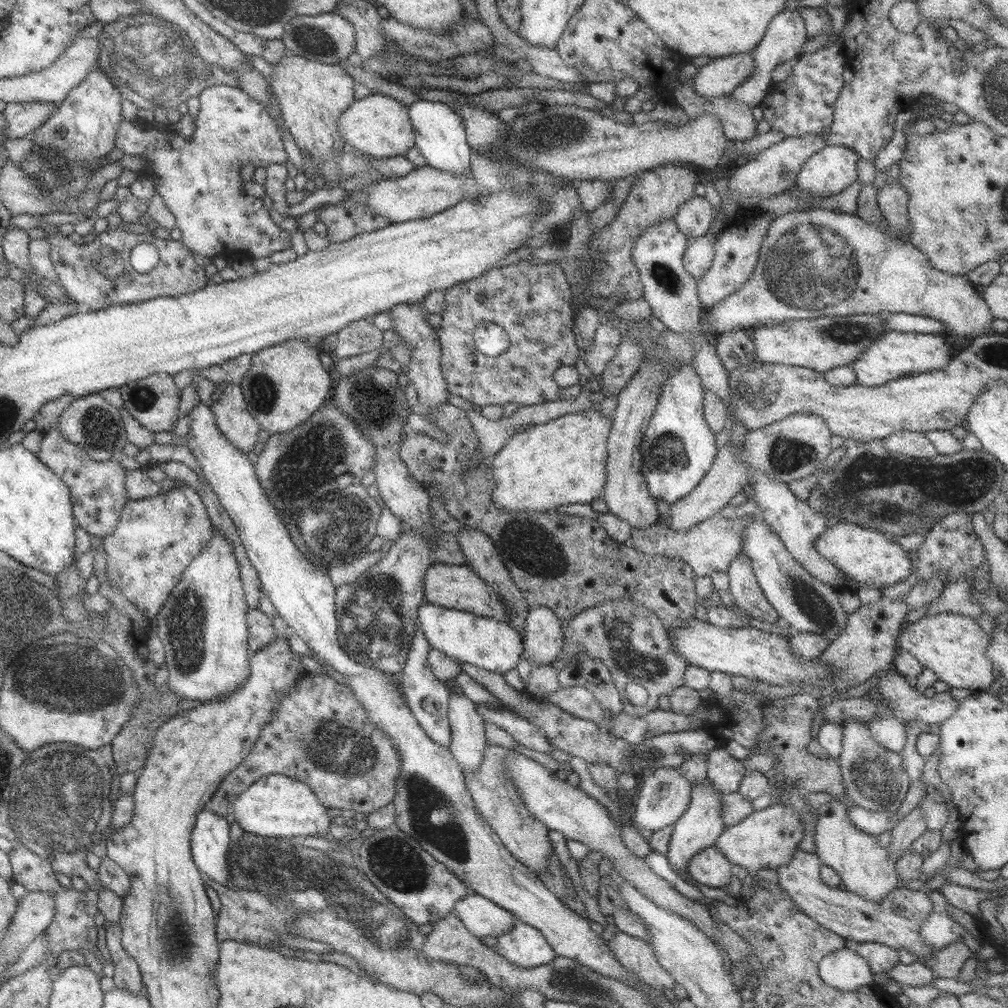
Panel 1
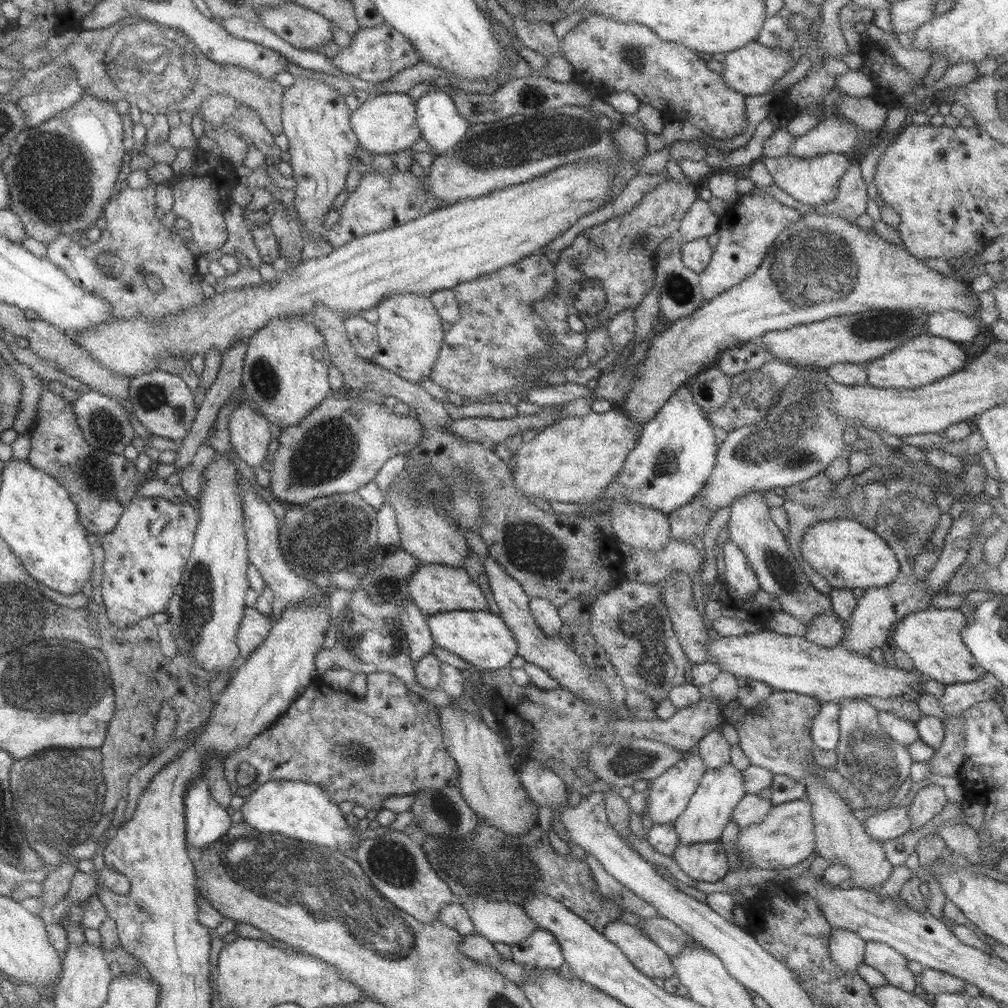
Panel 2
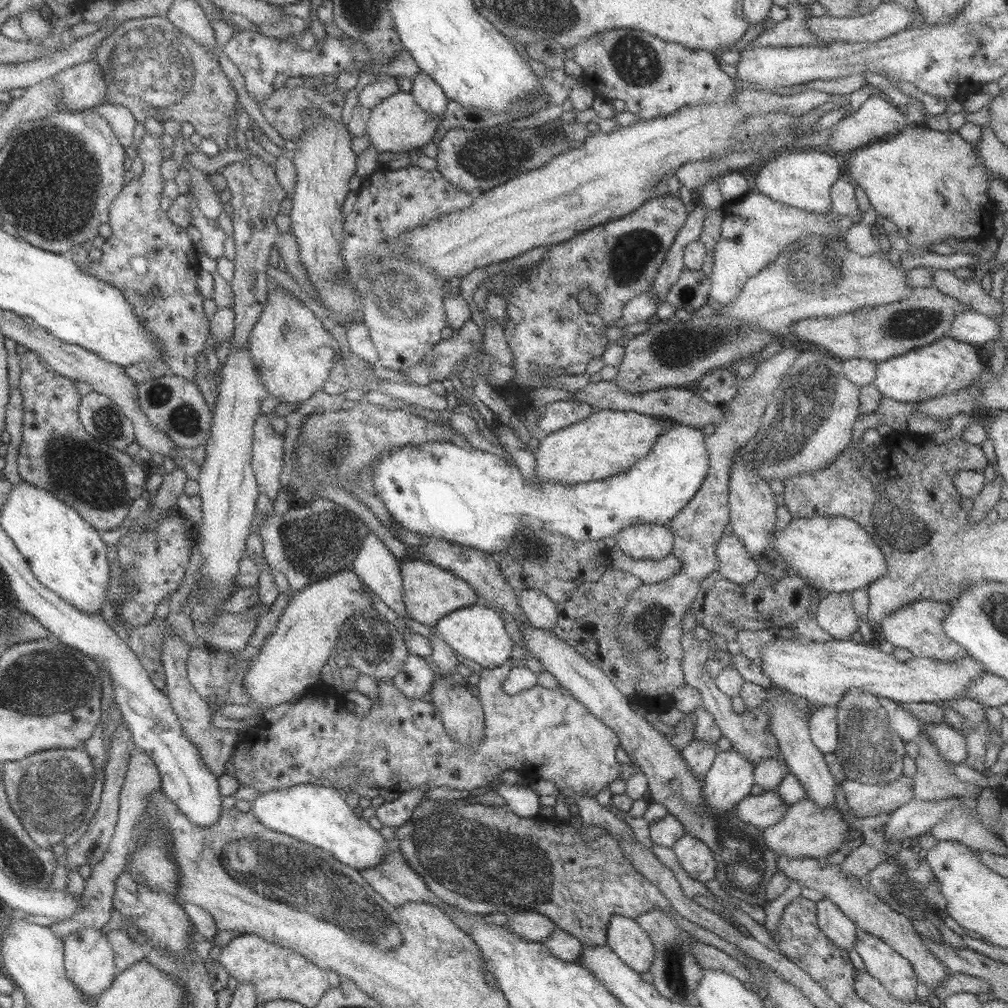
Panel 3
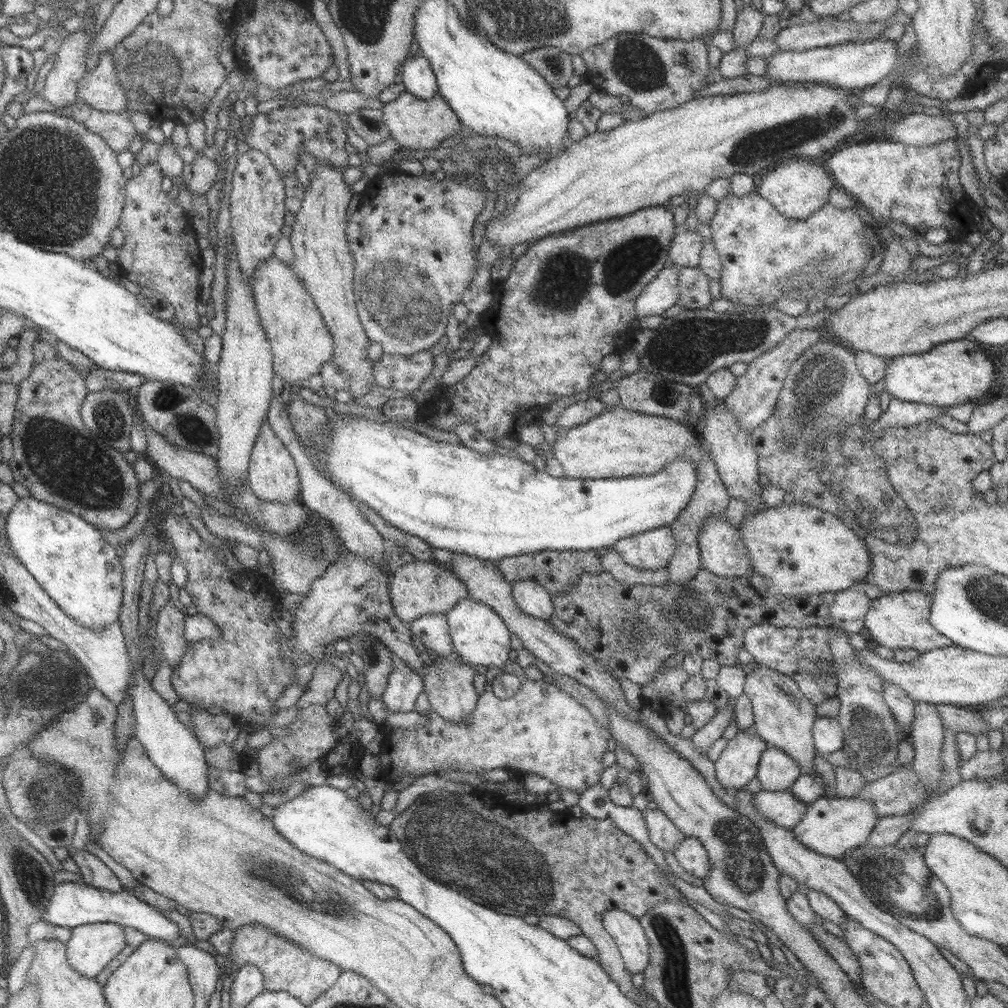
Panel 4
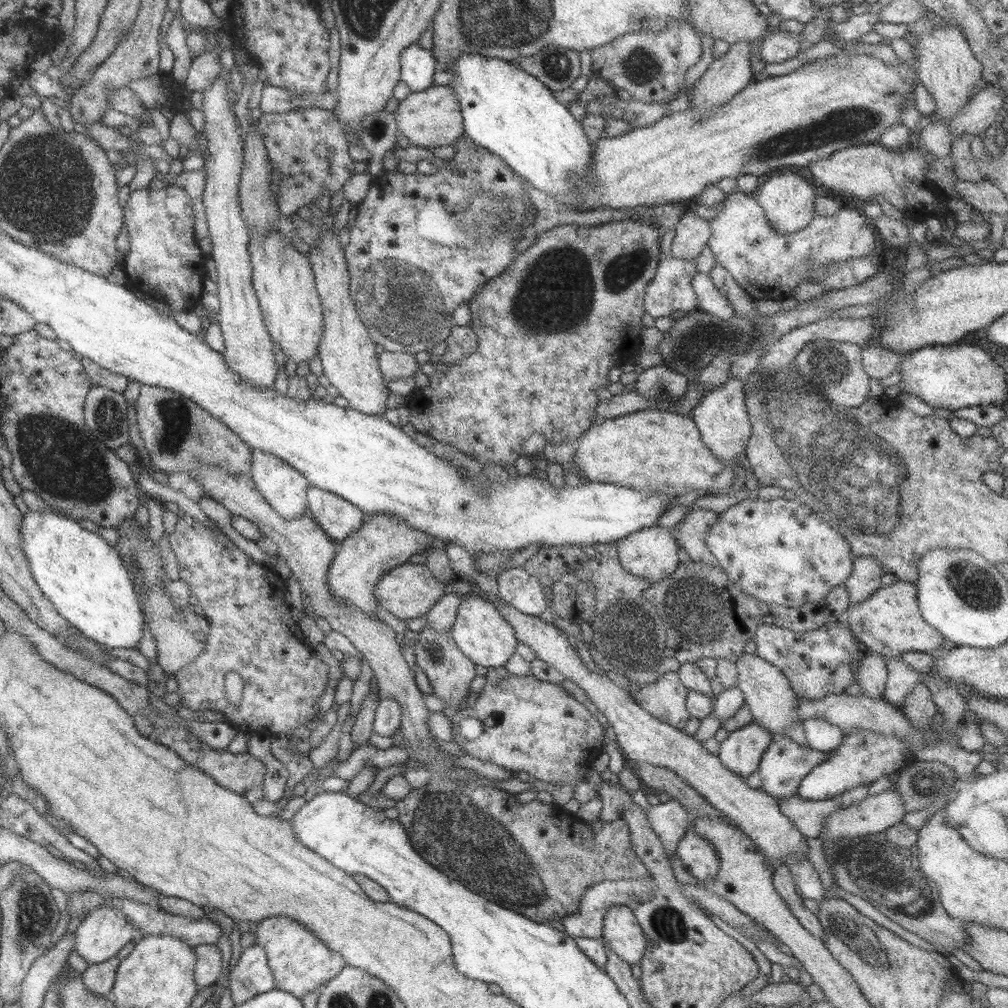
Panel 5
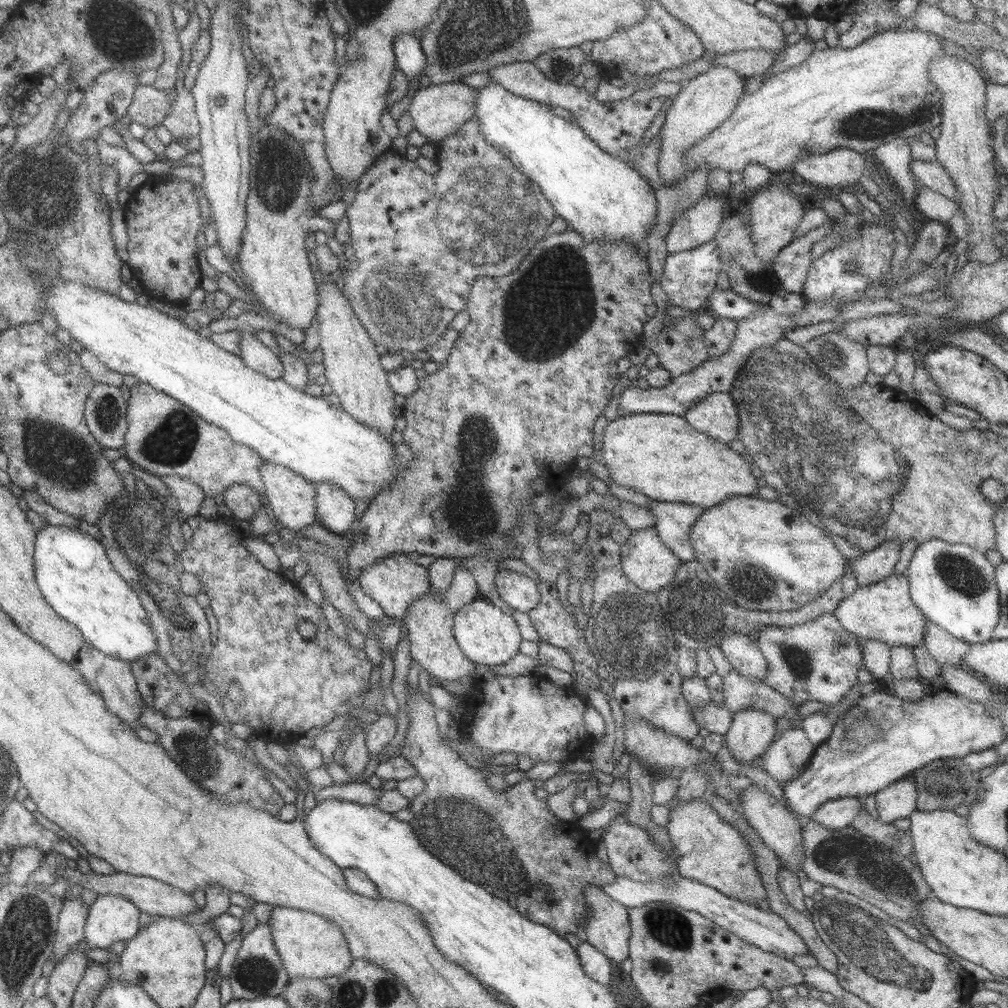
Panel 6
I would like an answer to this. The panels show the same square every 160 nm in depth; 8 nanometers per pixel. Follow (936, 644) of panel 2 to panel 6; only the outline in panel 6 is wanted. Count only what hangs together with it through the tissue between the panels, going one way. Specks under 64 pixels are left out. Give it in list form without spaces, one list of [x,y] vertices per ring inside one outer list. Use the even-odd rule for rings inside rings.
[[[892,573],[888,578],[857,589],[834,609],[840,624],[859,639],[878,640],[891,648],[907,646],[916,648],[923,644],[923,632],[928,622],[924,613],[914,604],[905,575]]]

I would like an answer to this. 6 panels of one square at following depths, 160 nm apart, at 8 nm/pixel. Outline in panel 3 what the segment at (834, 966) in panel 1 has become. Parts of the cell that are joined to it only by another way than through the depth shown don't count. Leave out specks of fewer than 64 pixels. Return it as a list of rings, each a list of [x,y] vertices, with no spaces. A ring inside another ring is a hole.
[[[823,898],[816,903],[819,928],[836,946],[847,951],[856,942],[857,927],[831,900]]]

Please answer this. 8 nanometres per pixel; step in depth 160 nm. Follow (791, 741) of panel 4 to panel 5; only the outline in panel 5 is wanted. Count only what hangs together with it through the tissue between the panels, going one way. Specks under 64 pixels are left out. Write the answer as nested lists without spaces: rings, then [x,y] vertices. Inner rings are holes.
[[[745,653],[736,660],[735,664],[738,670],[737,686],[742,690],[754,721],[758,722],[764,730],[770,732],[774,738],[788,737],[782,734],[786,734],[786,731],[798,722],[803,724],[802,721],[798,721],[796,715],[796,706],[800,704],[801,698],[792,691],[790,681],[776,666],[762,660],[760,656]]]

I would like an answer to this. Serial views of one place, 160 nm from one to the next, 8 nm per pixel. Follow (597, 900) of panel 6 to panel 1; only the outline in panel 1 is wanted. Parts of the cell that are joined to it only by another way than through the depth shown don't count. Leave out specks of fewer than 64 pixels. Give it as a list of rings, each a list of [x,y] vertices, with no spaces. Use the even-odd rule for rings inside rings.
[[[608,924],[602,930],[601,936],[614,951],[614,956],[640,981],[660,989],[673,989],[677,985],[673,976],[658,962],[652,943],[625,934],[614,924]]]

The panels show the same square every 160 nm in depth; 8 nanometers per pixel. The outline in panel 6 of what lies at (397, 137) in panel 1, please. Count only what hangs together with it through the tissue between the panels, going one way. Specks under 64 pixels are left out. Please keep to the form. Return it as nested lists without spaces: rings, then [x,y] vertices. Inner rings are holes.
[[[448,82],[444,84],[425,84],[412,94],[411,105],[408,108],[416,130],[423,134],[427,142],[434,142],[438,146],[441,140],[455,135],[464,123],[475,116],[475,97],[477,88],[462,82]]]

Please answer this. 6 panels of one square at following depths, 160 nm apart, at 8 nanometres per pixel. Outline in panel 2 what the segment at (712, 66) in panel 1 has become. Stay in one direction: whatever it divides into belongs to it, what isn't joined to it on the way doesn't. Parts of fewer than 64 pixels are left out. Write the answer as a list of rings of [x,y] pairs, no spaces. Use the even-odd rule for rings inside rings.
[[[756,40],[745,44],[738,50],[726,53],[726,58],[722,63],[725,67],[722,76],[730,88],[745,96],[756,96],[772,90],[772,85],[788,74],[791,70],[792,56],[790,51],[768,48]]]

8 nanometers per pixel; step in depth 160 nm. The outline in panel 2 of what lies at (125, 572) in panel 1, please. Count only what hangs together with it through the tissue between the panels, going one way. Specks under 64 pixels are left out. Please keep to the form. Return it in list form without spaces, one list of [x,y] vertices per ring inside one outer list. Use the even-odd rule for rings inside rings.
[[[136,495],[122,513],[116,528],[100,537],[105,550],[102,596],[109,621],[120,630],[156,612],[166,612],[175,588],[191,557],[199,523],[195,501],[172,502]]]

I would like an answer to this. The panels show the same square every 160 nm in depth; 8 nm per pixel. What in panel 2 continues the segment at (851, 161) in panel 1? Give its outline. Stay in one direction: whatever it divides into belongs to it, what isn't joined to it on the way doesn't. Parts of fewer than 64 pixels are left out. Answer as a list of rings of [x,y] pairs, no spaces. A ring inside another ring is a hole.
[[[829,152],[810,158],[790,157],[788,154],[778,158],[763,155],[760,161],[766,166],[779,189],[802,204],[816,206],[836,198],[840,181],[851,165],[849,159],[846,153]]]

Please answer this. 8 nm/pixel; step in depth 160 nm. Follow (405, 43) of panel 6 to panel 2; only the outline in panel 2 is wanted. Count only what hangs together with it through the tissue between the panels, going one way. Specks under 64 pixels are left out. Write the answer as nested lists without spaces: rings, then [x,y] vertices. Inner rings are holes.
[[[432,90],[419,98],[416,104],[422,138],[434,148],[434,156],[453,151],[471,125],[457,113],[453,98],[444,91]]]

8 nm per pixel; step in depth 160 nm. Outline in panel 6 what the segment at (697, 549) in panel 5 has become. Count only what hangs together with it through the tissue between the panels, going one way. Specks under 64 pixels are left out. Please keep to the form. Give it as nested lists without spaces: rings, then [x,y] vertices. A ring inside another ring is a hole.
[[[650,502],[649,511],[655,518],[653,527],[658,538],[683,562],[696,558],[689,534],[693,524],[705,511],[700,506],[684,503]]]

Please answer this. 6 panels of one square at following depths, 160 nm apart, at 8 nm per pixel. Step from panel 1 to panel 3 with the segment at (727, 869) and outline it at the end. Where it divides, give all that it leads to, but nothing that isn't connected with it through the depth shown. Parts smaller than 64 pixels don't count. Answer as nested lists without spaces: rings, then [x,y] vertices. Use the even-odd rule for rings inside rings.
[[[685,834],[672,848],[679,864],[689,876],[703,883],[716,878],[716,859],[704,842]]]

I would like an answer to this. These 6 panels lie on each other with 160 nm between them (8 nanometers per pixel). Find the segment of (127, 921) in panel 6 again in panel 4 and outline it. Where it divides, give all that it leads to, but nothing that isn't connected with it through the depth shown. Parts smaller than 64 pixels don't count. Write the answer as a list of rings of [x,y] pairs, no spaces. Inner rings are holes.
[[[112,922],[84,924],[72,928],[66,944],[67,961],[80,975],[95,979],[127,947],[122,925]]]

